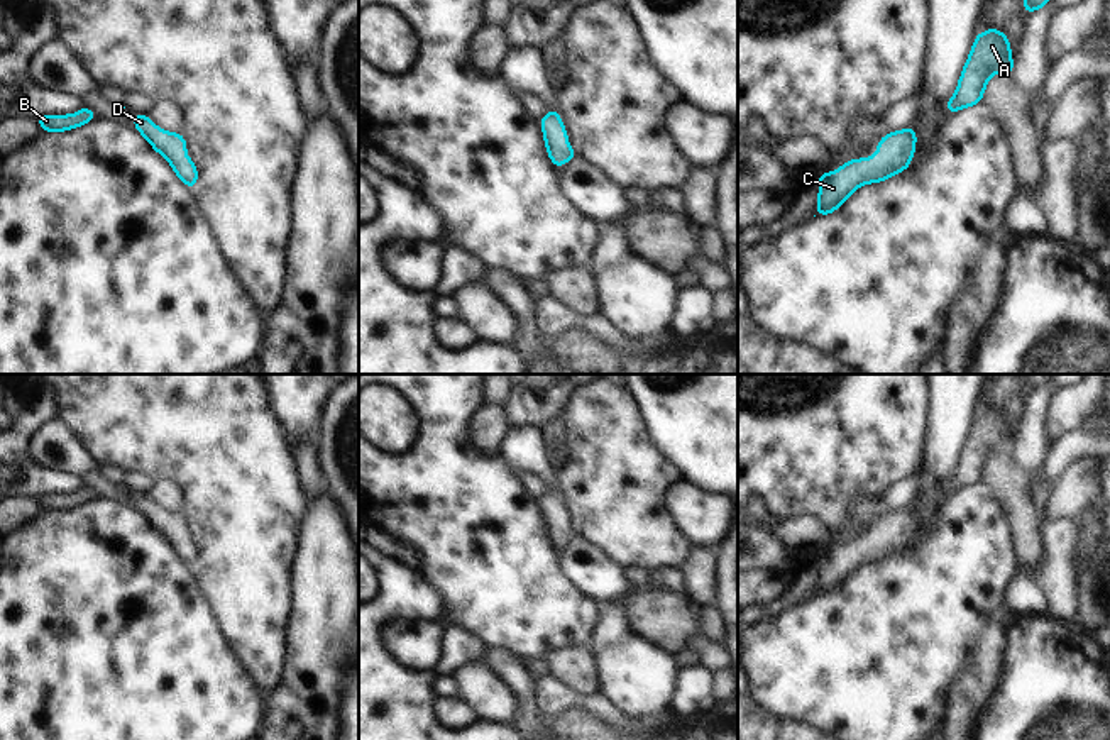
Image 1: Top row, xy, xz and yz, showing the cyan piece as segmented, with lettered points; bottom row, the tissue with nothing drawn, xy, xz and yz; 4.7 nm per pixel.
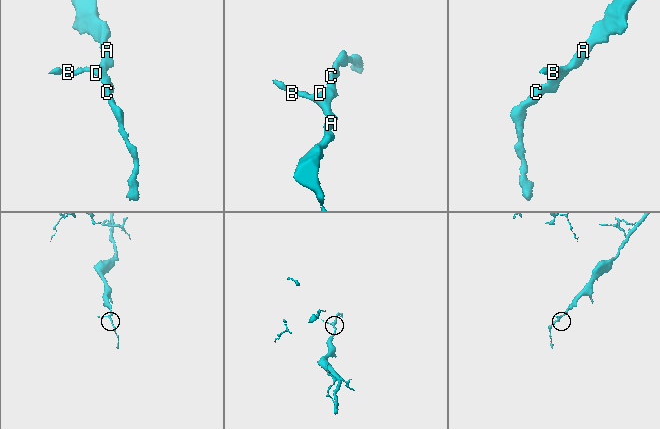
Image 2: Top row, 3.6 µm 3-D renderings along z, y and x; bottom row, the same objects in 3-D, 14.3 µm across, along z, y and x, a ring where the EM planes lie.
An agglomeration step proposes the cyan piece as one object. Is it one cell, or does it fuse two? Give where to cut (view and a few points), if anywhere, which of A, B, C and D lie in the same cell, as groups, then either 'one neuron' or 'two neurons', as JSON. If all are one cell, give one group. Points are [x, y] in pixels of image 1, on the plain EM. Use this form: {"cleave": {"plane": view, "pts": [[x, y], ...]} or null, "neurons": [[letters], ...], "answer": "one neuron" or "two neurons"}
{"cleave": null, "neurons": [["A", "B", "C", "D"]], "answer": "one neuron"}

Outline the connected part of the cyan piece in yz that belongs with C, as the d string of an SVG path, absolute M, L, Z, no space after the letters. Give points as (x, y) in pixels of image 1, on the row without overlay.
M909 505L890 511L878 522L876 533L868 538L851 538L836 552L819 554L817 593L832 593L861 564L883 561L910 545L917 511Z

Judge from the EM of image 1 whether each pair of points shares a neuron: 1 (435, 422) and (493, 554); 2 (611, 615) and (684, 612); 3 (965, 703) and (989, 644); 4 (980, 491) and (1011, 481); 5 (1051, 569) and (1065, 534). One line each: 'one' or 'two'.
1: one
2: two
3: one
4: two
5: one

